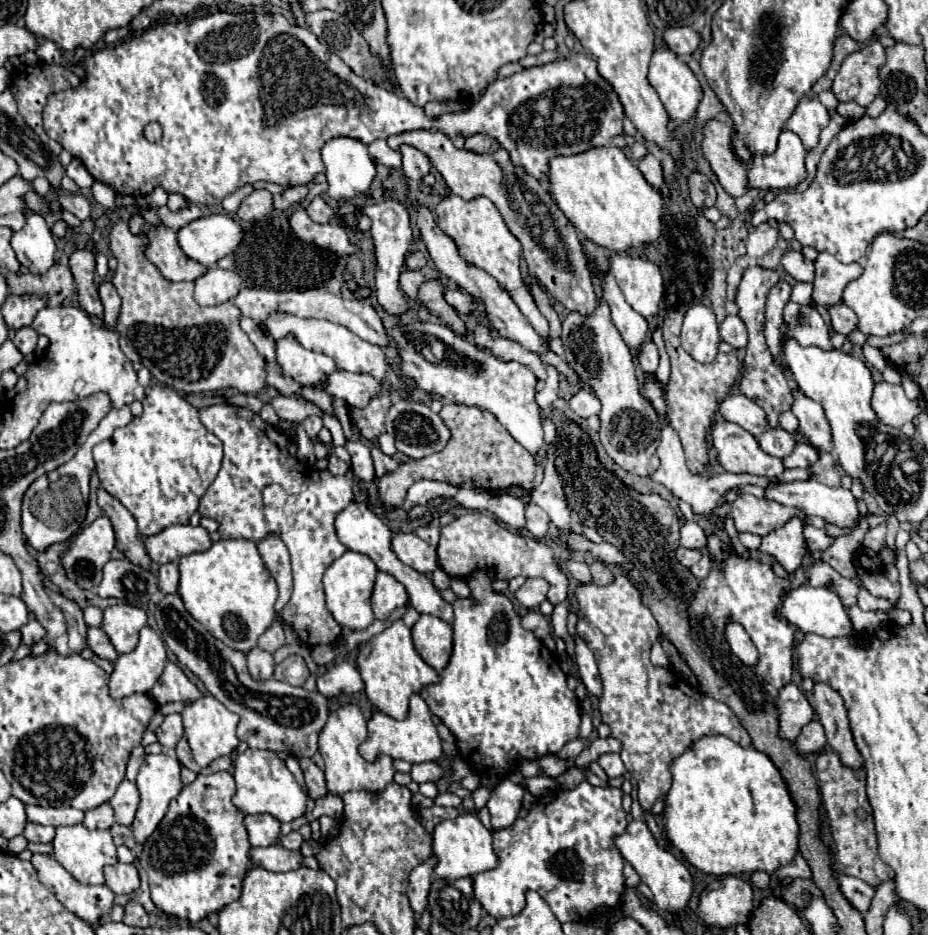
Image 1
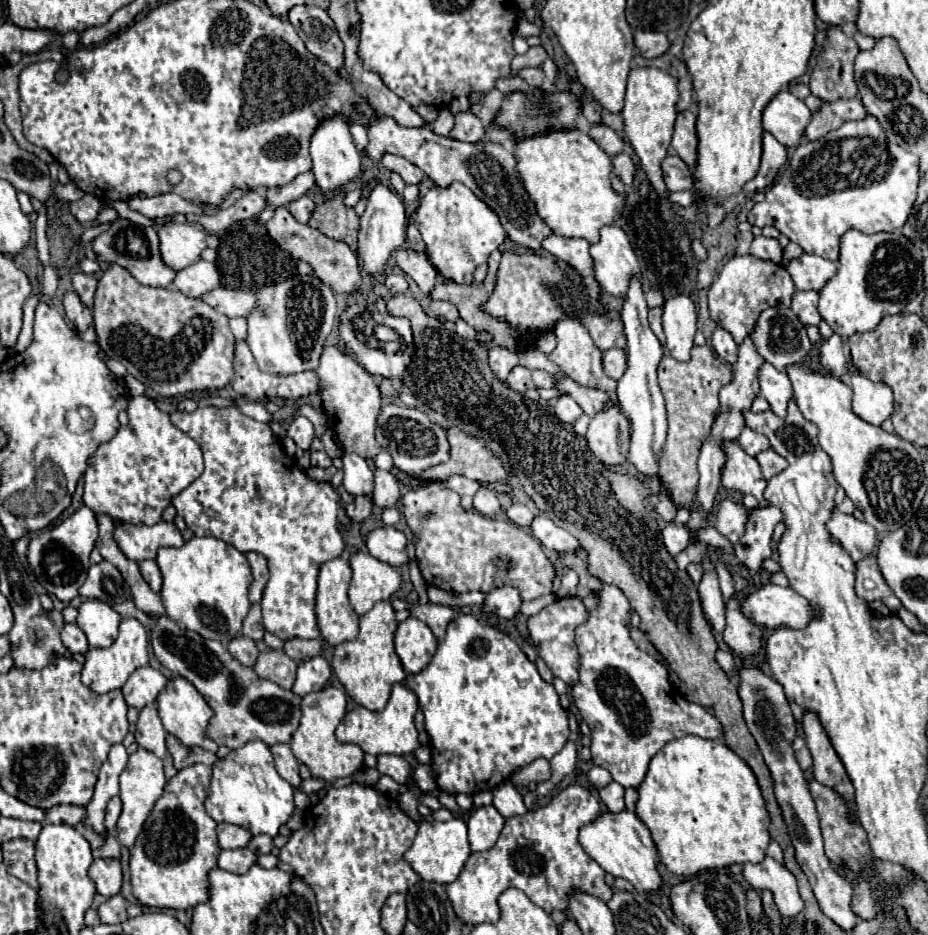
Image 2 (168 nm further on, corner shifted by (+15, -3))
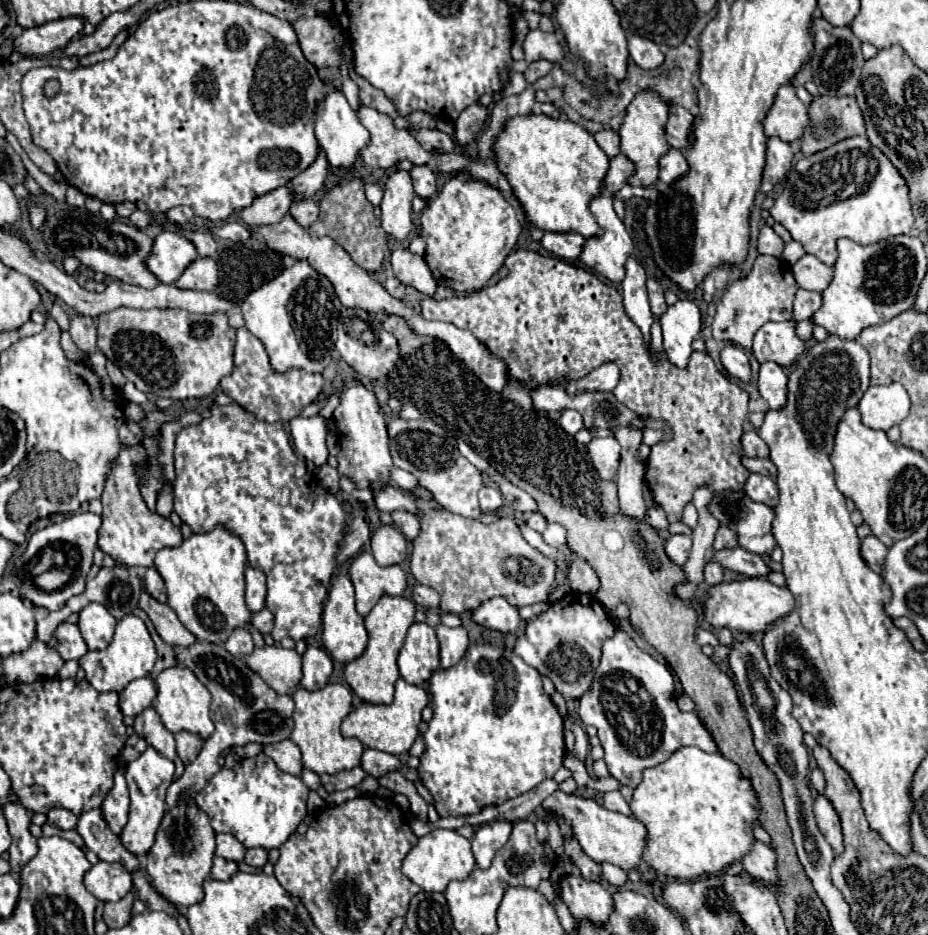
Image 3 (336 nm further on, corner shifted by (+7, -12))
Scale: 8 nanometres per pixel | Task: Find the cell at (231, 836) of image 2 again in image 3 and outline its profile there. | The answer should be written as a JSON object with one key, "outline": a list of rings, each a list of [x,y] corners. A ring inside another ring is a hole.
{"outline":[[[216,834],[216,856],[240,862],[246,854],[244,844],[240,844],[232,834]]]}

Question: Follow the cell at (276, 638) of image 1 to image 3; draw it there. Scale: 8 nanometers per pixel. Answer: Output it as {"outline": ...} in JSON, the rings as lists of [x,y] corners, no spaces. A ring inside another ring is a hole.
{"outline":[[[268,608],[256,612],[256,614],[252,616],[252,626],[254,626],[260,634],[264,634],[264,636],[270,634],[270,630],[272,630],[272,626],[274,626],[274,616],[272,616],[272,612],[270,612]]]}

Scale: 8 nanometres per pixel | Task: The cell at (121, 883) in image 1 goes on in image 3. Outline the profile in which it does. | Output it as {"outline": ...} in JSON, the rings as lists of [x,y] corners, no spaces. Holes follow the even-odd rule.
{"outline":[[[98,862],[84,876],[86,890],[102,902],[116,902],[132,890],[130,872],[116,862]]]}

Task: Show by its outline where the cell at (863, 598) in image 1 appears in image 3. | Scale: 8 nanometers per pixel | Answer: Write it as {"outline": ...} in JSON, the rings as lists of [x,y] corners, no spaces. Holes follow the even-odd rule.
{"outline":[[[740,546],[732,548],[732,550],[714,552],[712,562],[718,562],[726,570],[732,570],[732,572],[738,572],[738,574],[744,574],[750,578],[760,578],[760,576],[766,578],[770,574],[768,564],[760,556],[750,554]]]}

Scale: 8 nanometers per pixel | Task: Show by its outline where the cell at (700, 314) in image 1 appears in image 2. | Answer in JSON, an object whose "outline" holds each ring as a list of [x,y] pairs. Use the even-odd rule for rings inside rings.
{"outline":[[[686,295],[670,297],[662,305],[662,329],[670,355],[688,361],[696,333],[696,307]]]}

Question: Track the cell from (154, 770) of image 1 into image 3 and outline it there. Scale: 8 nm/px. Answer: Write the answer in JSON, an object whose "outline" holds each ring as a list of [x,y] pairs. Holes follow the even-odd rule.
{"outline":[[[150,746],[138,760],[128,764],[126,782],[128,782],[128,792],[130,792],[130,816],[128,816],[128,824],[124,826],[120,834],[120,840],[132,854],[142,856],[154,844],[154,834],[166,812],[166,802],[164,802],[166,790],[172,784],[172,780],[174,780],[174,762],[160,756]]]}

